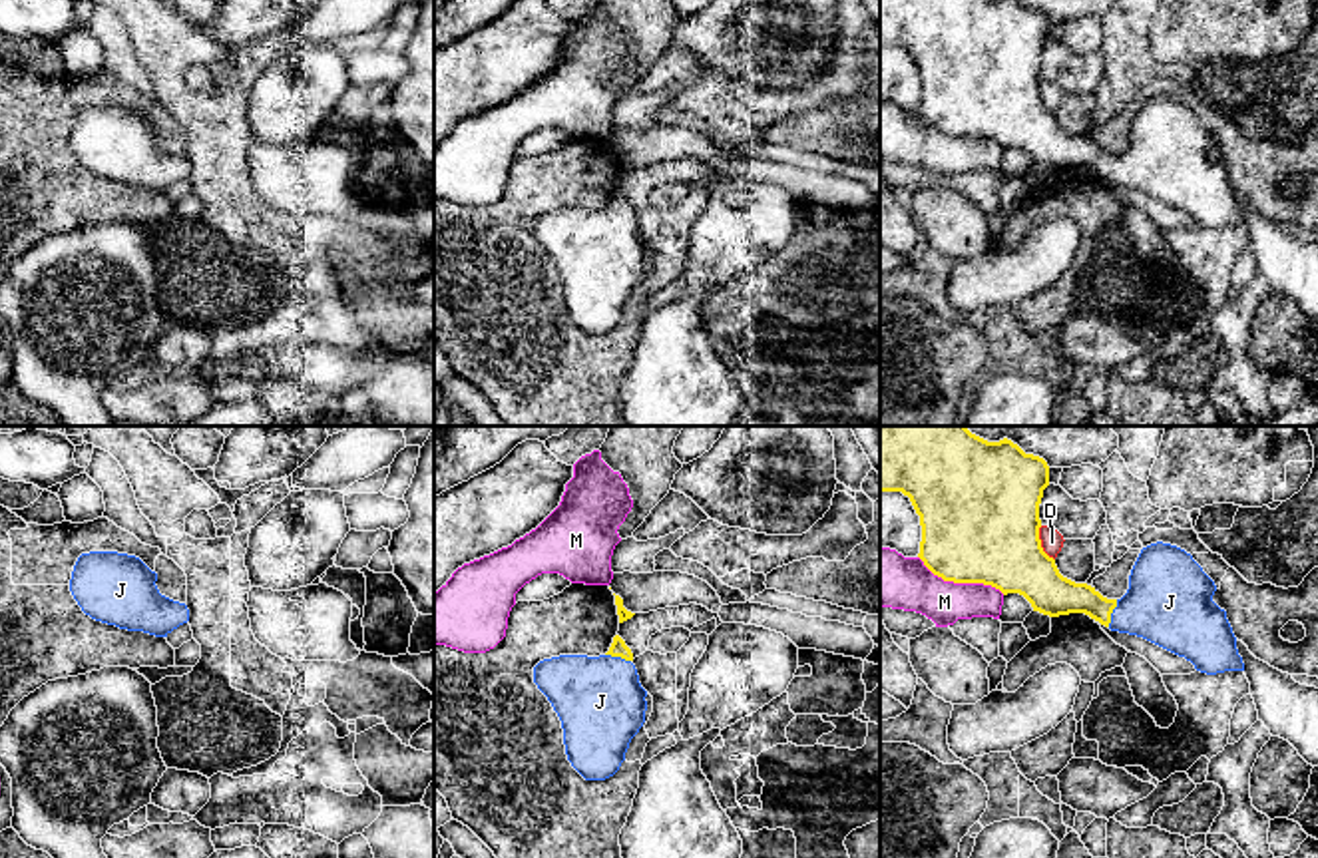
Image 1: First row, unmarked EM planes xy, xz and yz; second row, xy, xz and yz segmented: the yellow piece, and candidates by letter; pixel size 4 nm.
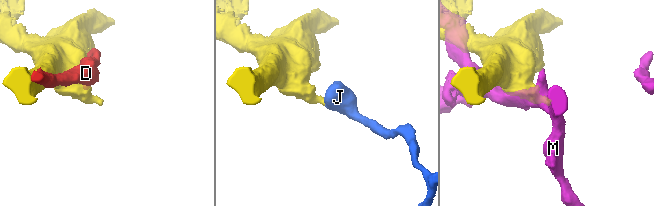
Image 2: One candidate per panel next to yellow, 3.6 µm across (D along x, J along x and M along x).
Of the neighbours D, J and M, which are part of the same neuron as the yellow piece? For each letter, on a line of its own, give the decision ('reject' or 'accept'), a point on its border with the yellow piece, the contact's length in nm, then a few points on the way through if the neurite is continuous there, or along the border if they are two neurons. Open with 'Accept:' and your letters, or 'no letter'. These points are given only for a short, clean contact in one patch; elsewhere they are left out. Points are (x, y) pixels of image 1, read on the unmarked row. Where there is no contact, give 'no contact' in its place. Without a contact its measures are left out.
Accept: J
D: reject; meets yellow in yz at (1040, 98); contact 160 nm long
J: accept; meets yellow in yz at (1111, 166); contact 120 nm long; runs through yz (1054, 150), (1084, 152), (1111, 166), (1143, 166), (1169, 156)
M: reject; meets yellow in yz at (960, 136); contact 380 nm long

